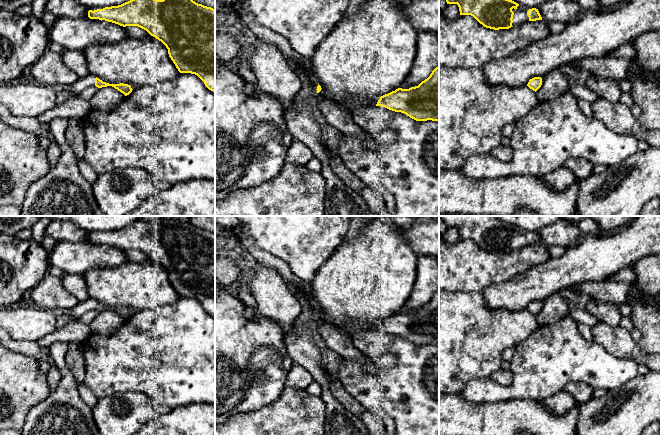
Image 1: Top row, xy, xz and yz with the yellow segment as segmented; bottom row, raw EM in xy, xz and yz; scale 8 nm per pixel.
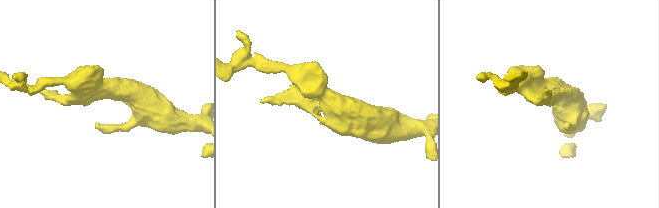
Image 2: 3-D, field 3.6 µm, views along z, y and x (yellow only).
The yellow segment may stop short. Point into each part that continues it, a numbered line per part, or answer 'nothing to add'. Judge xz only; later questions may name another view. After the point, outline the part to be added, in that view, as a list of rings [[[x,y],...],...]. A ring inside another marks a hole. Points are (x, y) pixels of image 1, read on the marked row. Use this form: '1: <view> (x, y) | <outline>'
1: xz (313, 80) | [[[310,74],[310,76],[309,76],[309,81],[310,81],[310,83],[312,84],[312,86],[313,86],[315,89],[317,89],[317,86],[318,86],[319,82],[318,82],[318,79],[317,79],[314,75]]]

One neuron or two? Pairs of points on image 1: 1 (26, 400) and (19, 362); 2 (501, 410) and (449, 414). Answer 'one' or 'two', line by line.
1: one
2: one

